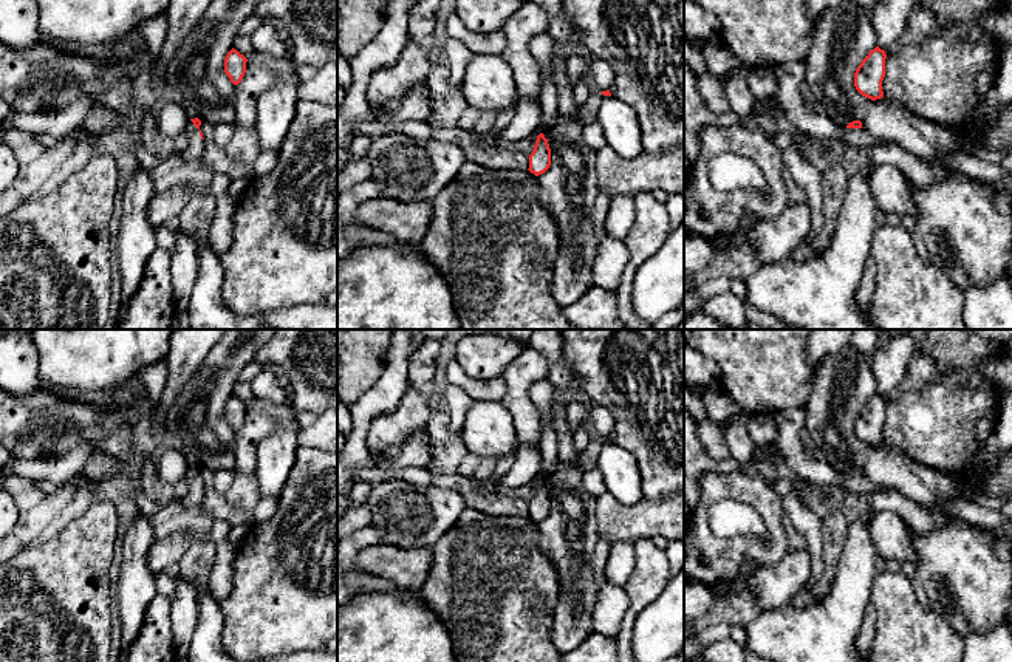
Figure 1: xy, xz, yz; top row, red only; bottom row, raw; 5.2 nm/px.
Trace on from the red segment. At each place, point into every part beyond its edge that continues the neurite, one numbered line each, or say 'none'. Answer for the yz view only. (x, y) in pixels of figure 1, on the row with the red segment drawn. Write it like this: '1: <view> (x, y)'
none

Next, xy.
1: xy (195, 146)

